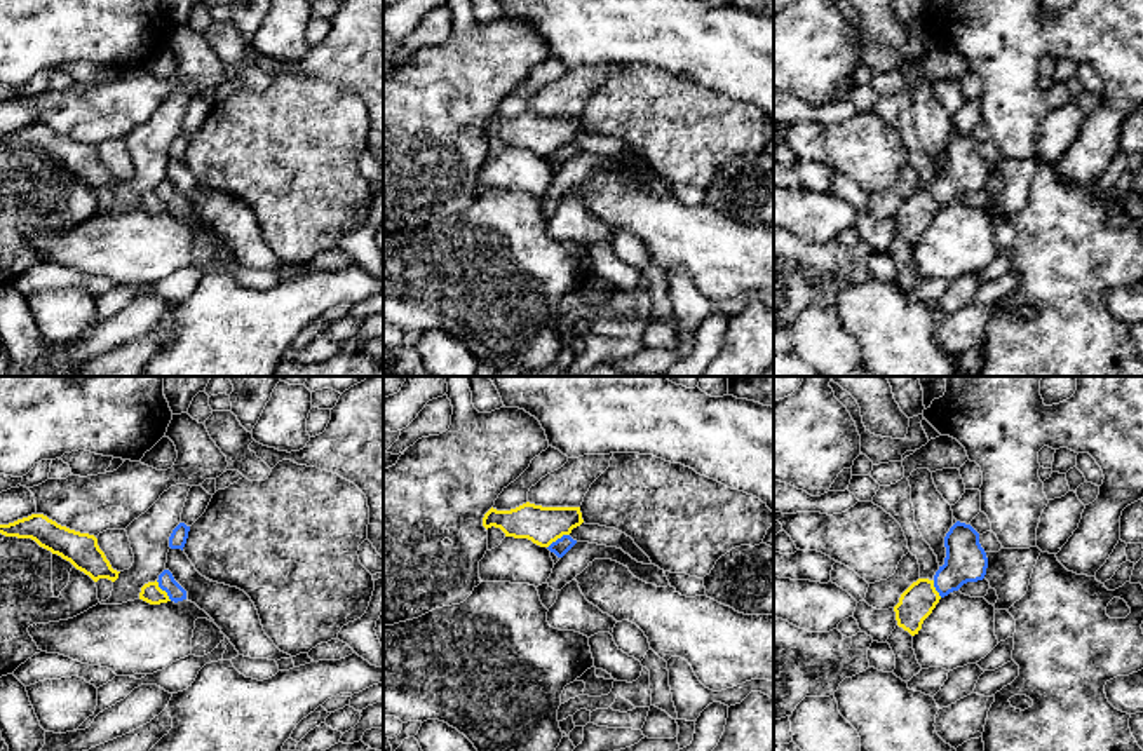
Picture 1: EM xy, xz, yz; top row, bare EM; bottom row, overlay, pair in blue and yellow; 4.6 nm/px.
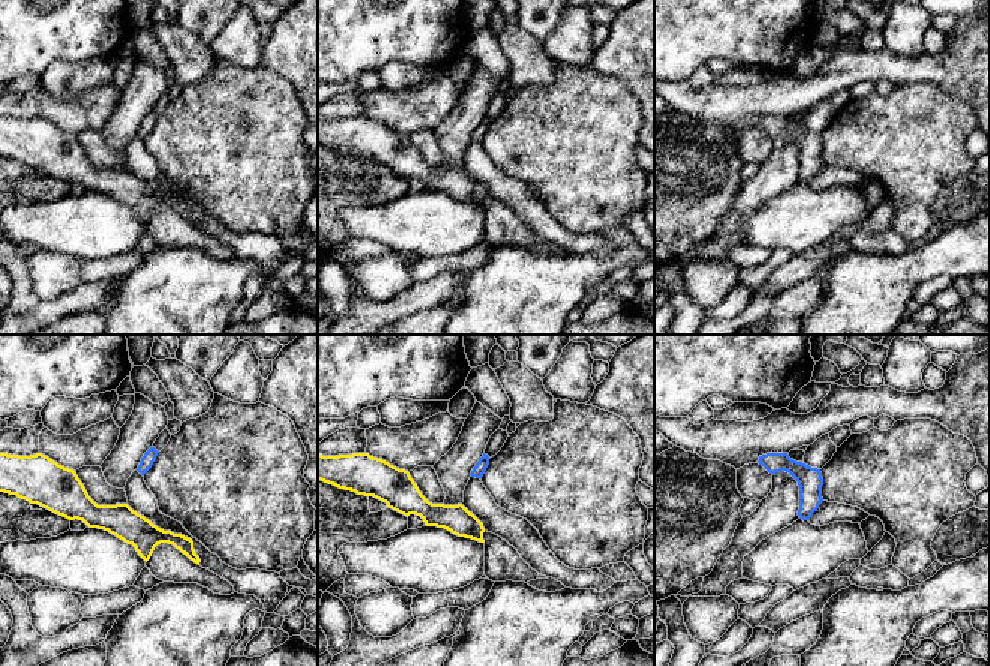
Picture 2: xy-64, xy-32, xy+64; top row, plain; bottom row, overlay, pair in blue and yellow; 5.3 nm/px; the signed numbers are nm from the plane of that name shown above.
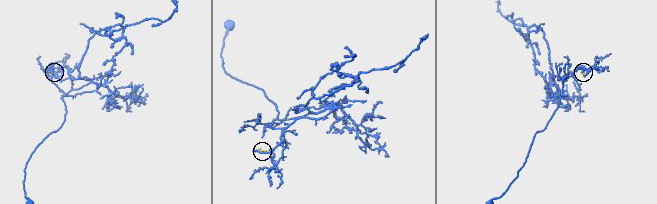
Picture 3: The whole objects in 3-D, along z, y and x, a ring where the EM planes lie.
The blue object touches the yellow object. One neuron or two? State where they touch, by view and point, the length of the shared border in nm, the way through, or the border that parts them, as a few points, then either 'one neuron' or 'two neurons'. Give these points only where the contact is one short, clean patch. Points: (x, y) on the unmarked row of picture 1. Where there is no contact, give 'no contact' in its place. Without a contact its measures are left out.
xy (164, 199) | 120 nm | along xy (155, 190), (171, 209) | two neurons

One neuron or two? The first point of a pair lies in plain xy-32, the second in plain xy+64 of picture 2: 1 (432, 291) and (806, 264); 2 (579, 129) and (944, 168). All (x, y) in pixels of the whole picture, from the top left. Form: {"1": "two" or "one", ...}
{"1": "one", "2": "one"}

